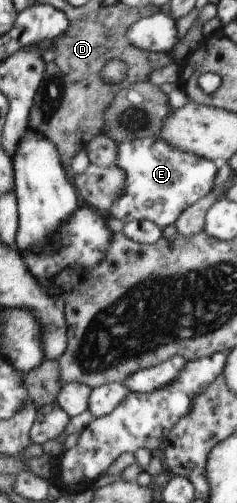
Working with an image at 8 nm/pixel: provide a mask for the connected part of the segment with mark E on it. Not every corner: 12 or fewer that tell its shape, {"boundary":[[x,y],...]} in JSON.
{"boundary":[[159,137],[122,140],[123,223],[175,224],[214,188],[211,159]]}

